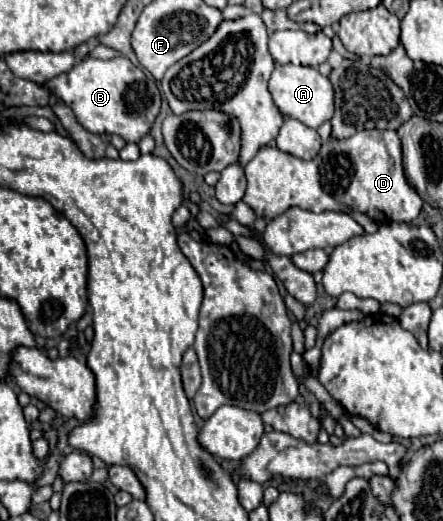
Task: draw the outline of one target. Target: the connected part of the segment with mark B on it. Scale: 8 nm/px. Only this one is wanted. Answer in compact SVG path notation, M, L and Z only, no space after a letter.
M86 57L78 61L70 73L62 73L44 83L50 93L68 105L78 123L96 135L120 135L128 143L138 143L152 127L160 111L160 93L154 79L150 79L140 67L132 65L126 57L114 57L108 61Z

